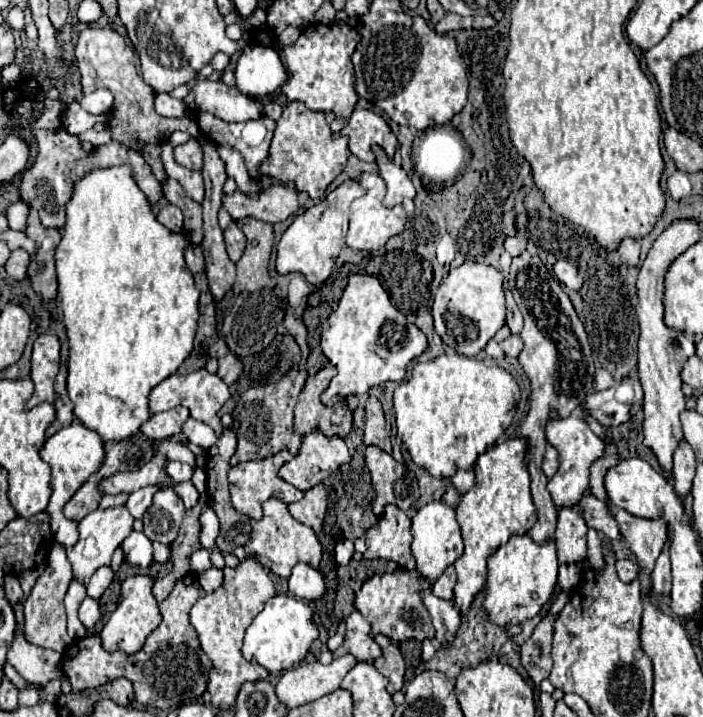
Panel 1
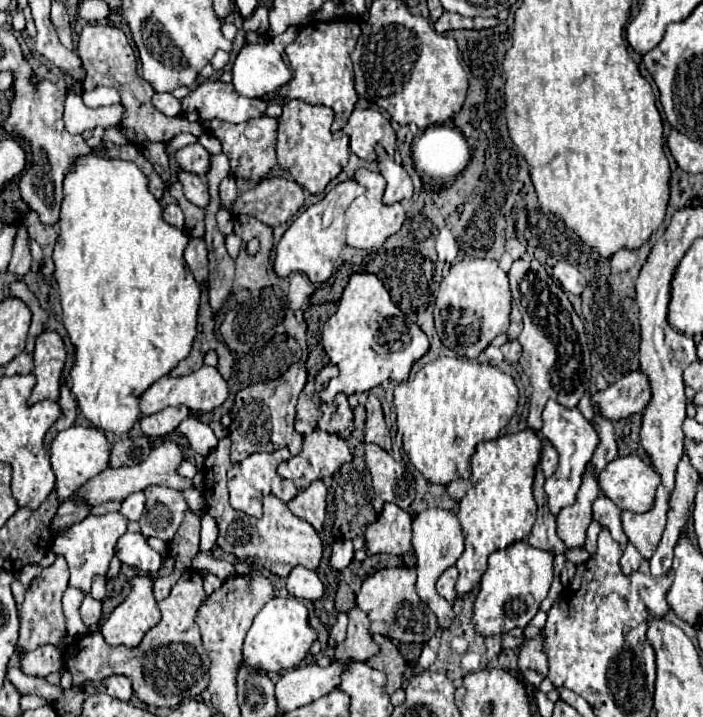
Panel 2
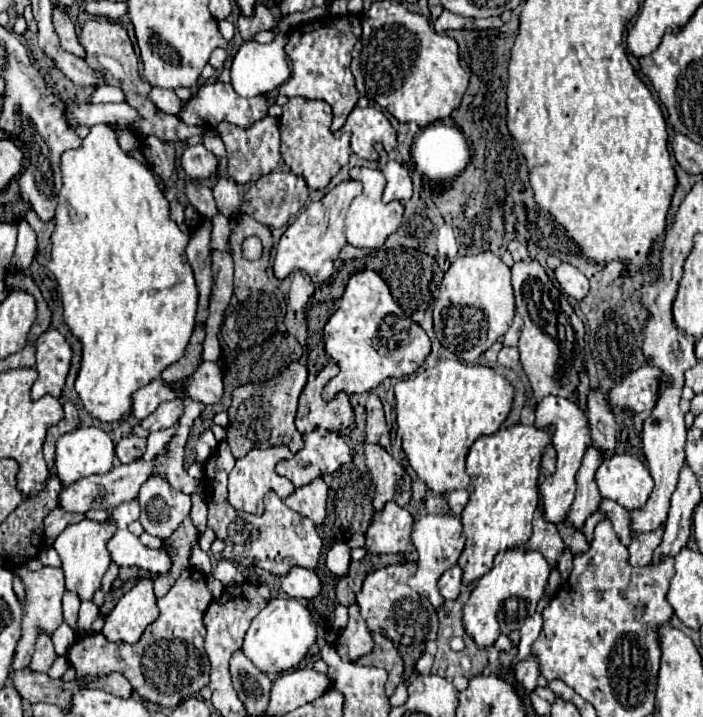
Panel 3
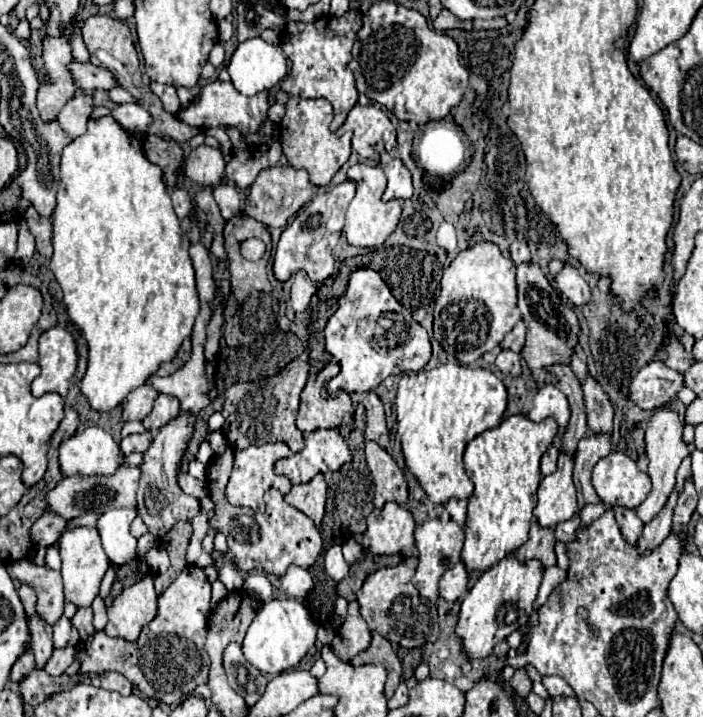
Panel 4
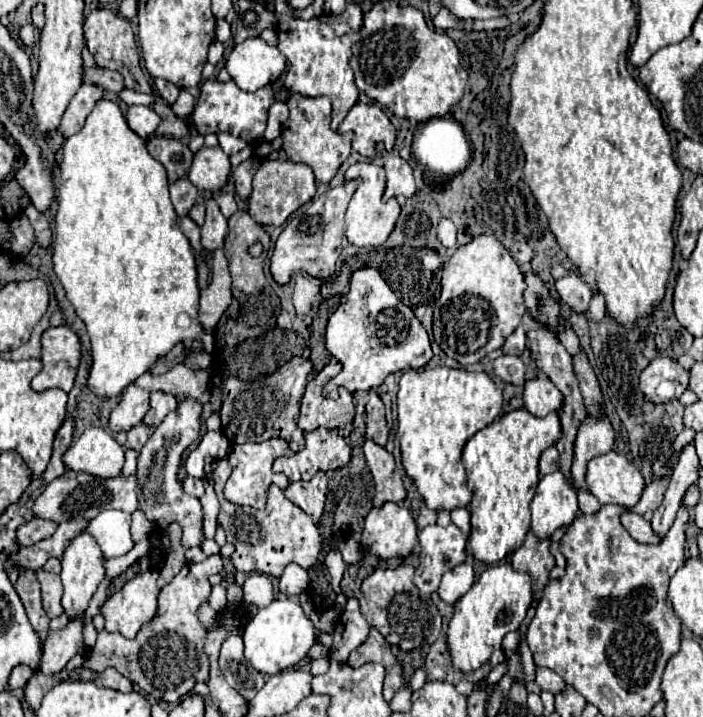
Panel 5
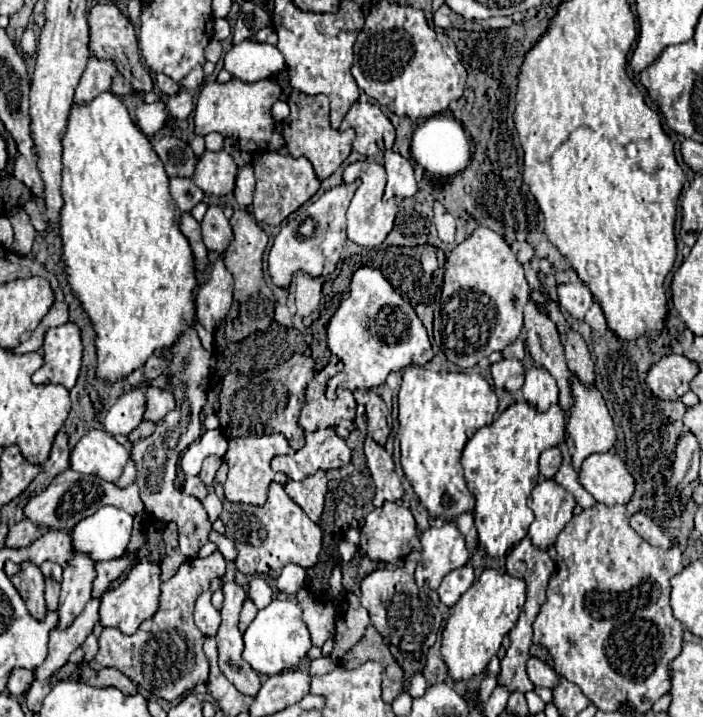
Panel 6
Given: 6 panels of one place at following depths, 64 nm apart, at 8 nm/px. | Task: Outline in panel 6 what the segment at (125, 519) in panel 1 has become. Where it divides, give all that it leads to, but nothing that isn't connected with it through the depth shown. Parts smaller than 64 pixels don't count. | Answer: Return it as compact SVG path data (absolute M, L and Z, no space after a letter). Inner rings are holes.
M72 550L72 560L64 566L62 576L62 592L58 604L60 624L58 628L66 628L72 620L84 610L86 602L92 598L92 584L96 580L96 562L84 552Z

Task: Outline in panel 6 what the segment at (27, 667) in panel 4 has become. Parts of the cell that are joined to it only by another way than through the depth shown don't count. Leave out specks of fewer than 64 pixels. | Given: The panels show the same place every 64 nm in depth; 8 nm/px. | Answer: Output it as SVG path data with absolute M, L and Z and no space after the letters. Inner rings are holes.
M18 668L18 670L12 672L12 676L8 680L8 692L14 694L14 696L22 696L28 690L28 686L30 686L32 680L34 680L34 672Z

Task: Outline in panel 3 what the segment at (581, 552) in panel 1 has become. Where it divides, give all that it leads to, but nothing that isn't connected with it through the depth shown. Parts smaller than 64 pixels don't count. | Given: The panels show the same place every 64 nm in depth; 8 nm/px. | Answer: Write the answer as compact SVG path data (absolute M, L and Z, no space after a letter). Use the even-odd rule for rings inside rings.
M592 446L588 448L584 460L582 460L582 466L576 474L576 484L578 484L578 490L576 490L576 500L572 504L572 508L568 510L568 516L566 516L566 524L574 530L582 530L586 518L590 514L594 514L598 510L598 504L602 500L598 488L596 488L596 468L602 464L602 454Z

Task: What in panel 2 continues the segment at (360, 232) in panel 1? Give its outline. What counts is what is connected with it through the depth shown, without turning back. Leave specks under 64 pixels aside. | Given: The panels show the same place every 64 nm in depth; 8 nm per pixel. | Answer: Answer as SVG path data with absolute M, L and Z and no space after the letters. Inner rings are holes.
M366 168L356 170L354 180L366 188L366 192L362 196L358 196L346 214L346 224L348 224L348 246L352 248L360 248L360 250L378 250L392 234L396 234L404 220L406 220L406 212L400 204L392 204L386 206L382 204L382 196L384 196L384 178L380 176L380 172L370 172Z

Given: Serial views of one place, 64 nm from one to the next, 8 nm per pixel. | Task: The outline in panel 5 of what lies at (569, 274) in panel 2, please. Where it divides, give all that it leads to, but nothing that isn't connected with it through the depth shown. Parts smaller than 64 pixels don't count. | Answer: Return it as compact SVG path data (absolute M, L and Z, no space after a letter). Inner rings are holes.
M570 270L566 276L556 280L556 290L558 290L562 302L566 302L572 310L576 310L576 312L588 310L592 290L576 272Z

